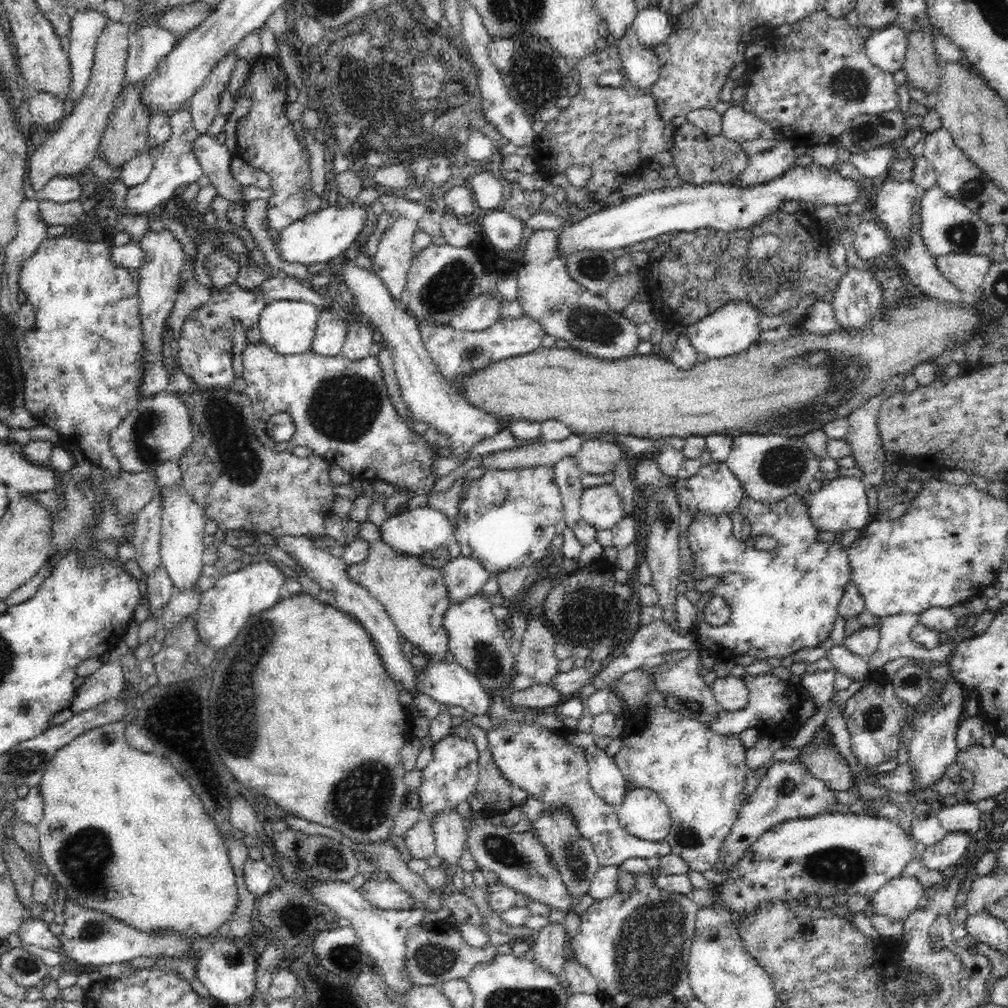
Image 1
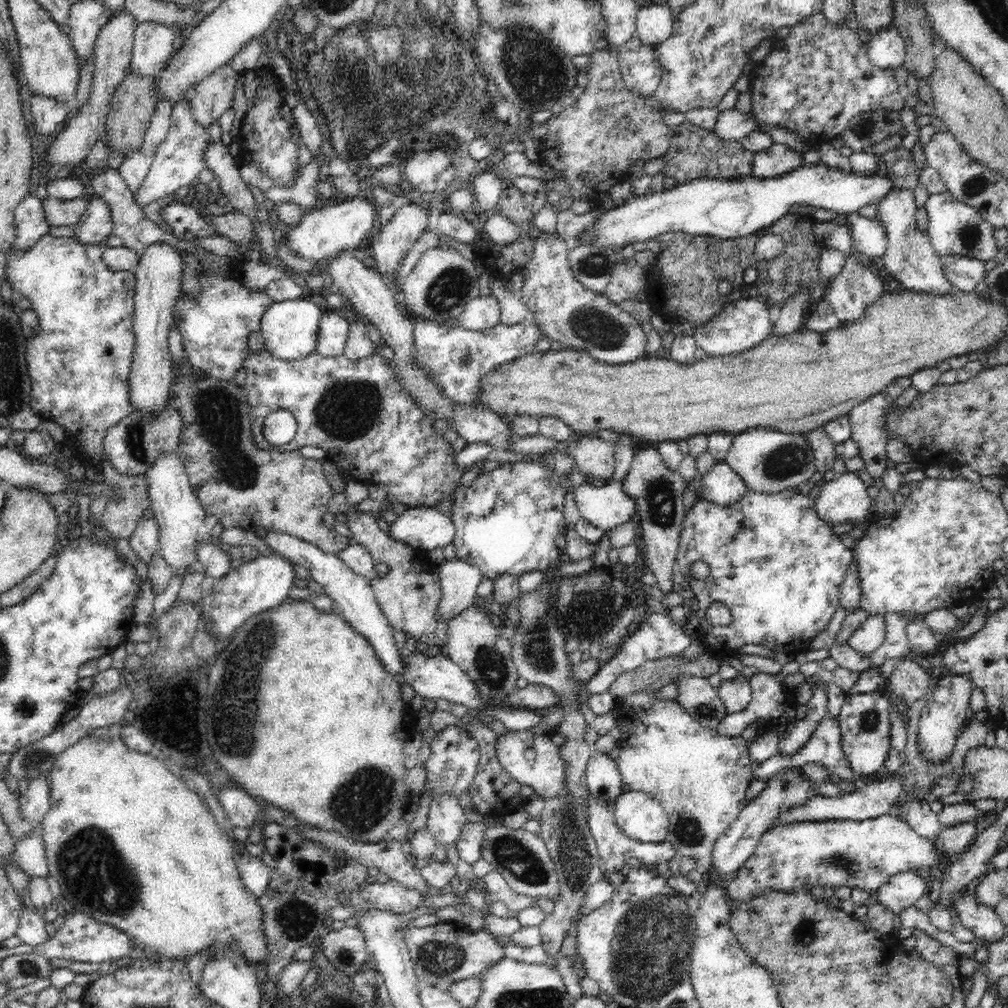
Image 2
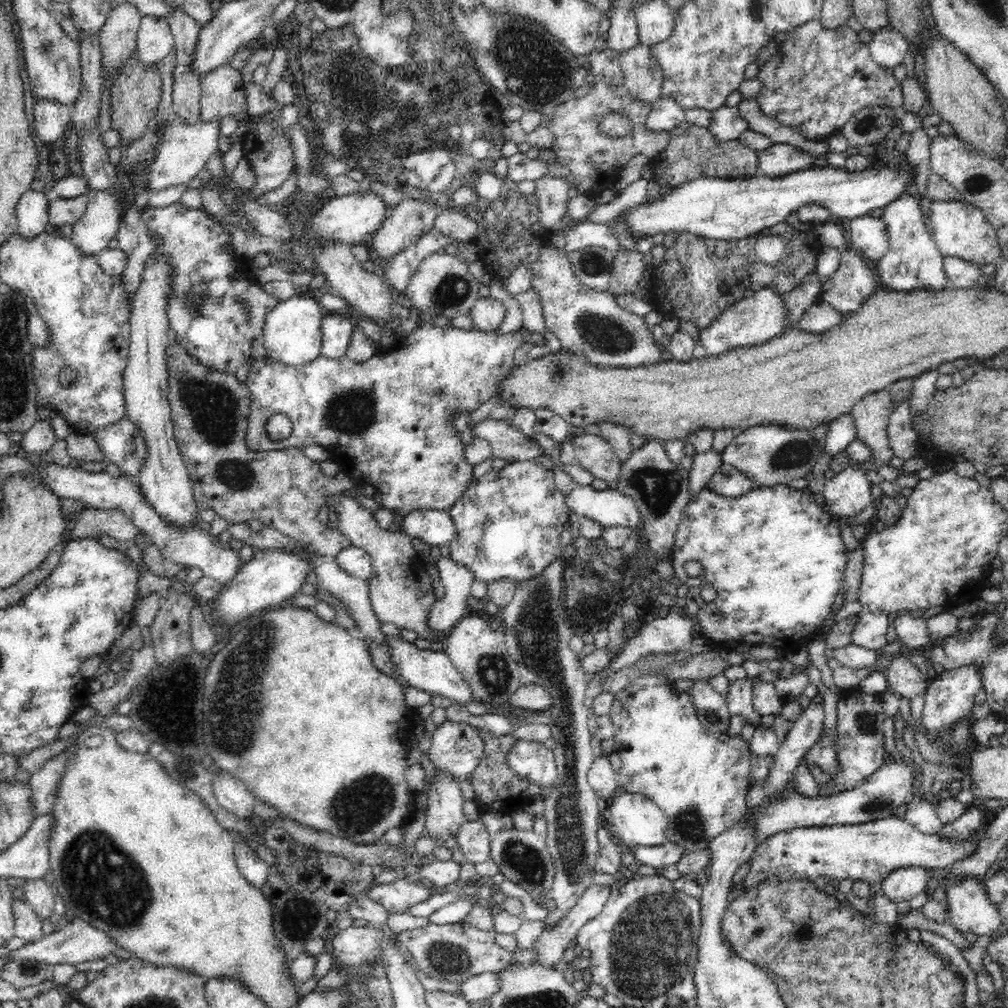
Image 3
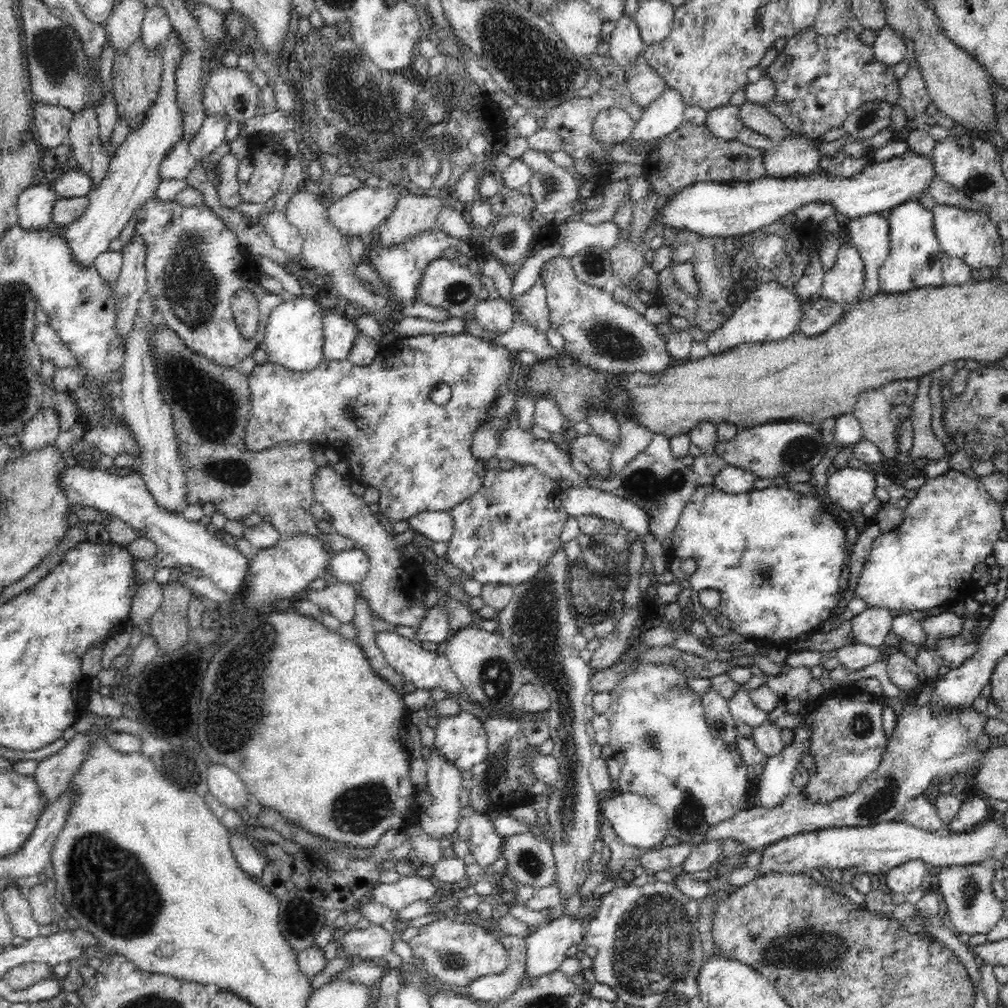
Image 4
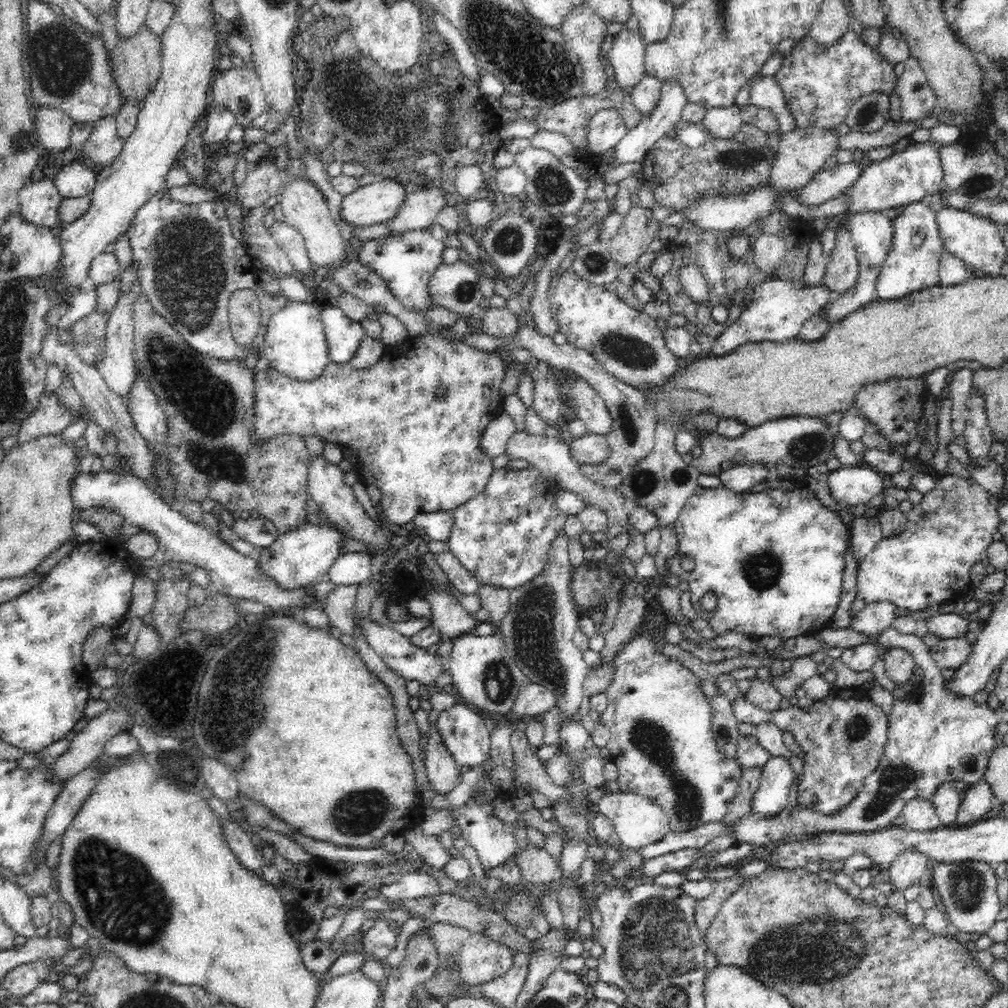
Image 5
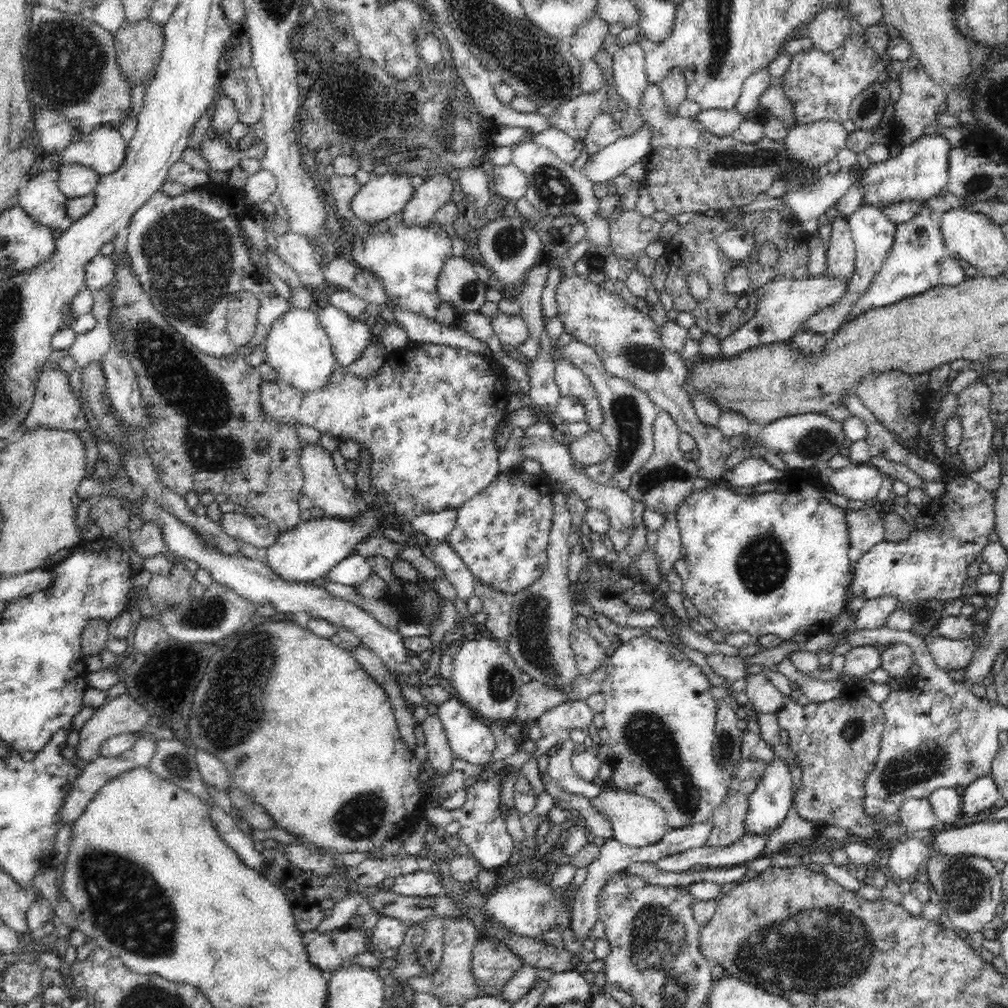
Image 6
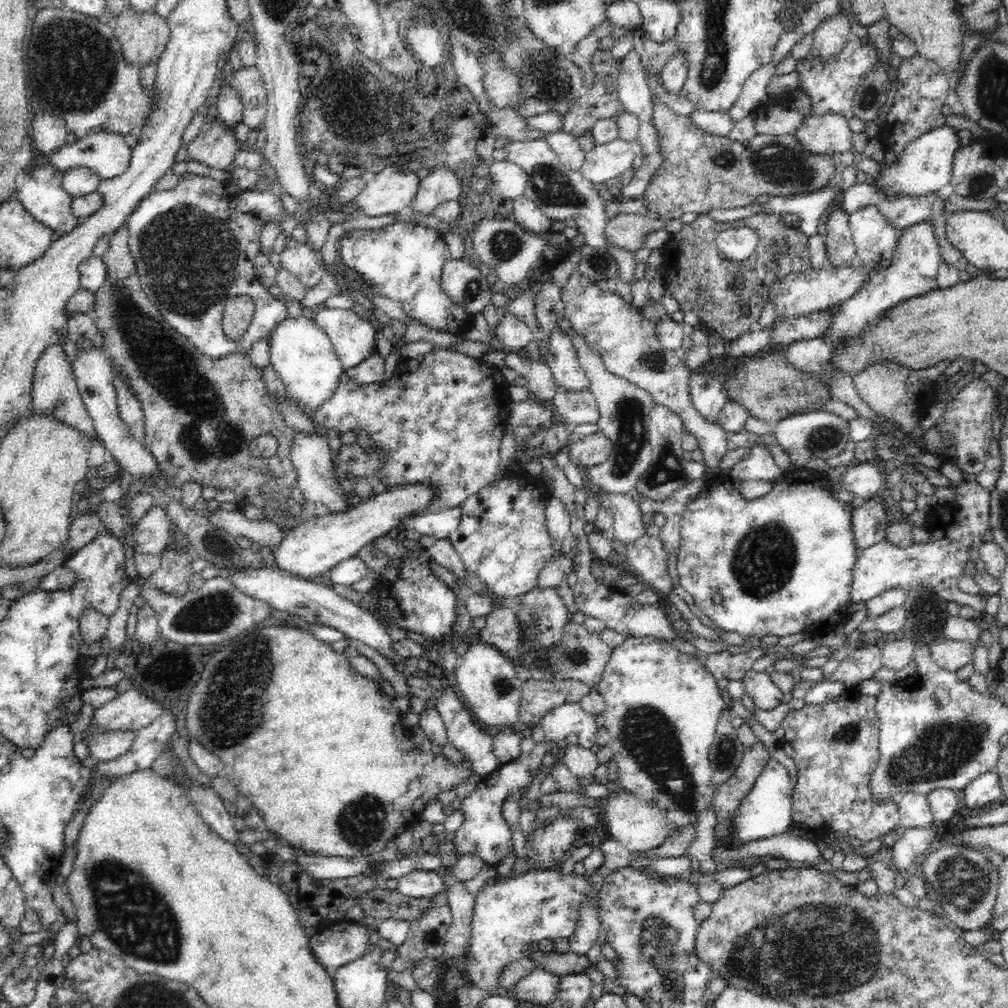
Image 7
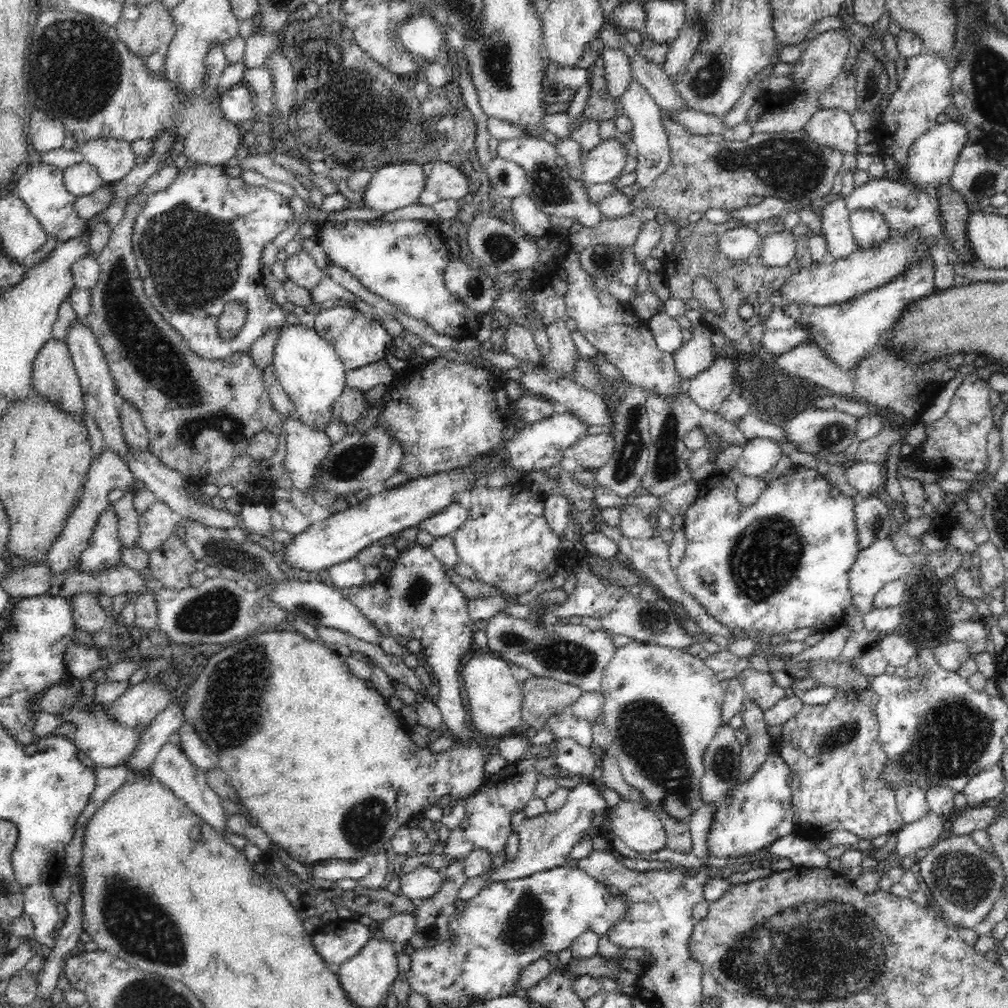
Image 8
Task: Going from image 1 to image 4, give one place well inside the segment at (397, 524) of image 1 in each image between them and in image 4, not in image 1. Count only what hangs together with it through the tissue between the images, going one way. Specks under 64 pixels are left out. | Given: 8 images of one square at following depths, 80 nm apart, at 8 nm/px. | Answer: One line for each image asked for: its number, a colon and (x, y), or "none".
2: (428, 528)
3: (436, 528)
4: (438, 526)

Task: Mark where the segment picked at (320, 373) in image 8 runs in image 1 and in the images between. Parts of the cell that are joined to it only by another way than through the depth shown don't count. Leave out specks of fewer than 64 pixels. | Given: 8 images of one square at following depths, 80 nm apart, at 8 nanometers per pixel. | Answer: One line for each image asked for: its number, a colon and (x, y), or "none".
1: (287, 326)
2: (290, 328)
3: (292, 333)
4: (294, 339)
5: (295, 345)
6: (297, 346)
7: (302, 355)

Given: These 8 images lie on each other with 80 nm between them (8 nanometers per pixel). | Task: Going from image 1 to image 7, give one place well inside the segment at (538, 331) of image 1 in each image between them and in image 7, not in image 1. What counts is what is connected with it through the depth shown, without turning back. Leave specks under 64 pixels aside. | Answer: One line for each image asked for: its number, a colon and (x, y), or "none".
2: (457, 360)
3: (390, 417)
4: (418, 454)
5: (423, 454)
6: (428, 416)
7: (442, 415)

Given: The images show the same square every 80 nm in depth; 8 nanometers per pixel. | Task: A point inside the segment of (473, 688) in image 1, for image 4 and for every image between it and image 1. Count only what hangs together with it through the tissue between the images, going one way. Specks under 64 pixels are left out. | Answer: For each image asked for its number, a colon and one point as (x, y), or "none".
2: (439, 678)
3: (432, 672)
4: (428, 670)

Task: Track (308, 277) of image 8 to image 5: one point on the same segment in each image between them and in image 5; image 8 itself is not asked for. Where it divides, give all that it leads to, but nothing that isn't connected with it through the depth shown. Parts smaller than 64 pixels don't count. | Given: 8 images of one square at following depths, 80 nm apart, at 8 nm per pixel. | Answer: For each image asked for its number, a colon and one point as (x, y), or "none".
5: (289, 240)
6: (296, 250)
7: (298, 258)

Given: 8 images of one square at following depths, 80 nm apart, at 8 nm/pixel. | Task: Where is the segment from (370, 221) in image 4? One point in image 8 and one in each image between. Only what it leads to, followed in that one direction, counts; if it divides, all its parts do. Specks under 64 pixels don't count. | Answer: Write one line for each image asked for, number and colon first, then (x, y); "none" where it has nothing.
5: (378, 202)
6: (378, 199)
7: (393, 189)
8: (394, 186)

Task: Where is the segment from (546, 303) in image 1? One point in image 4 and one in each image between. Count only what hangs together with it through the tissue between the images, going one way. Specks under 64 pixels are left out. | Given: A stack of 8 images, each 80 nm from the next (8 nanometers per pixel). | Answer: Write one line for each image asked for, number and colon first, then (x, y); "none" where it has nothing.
2: (566, 311)
3: (591, 323)
4: (615, 339)

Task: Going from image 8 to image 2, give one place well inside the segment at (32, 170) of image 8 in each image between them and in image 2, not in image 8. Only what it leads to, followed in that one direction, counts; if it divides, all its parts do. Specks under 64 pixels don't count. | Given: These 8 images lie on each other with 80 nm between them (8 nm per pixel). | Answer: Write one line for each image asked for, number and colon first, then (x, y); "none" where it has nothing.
2: (31, 223)
3: (33, 207)
4: (35, 205)
5: (39, 202)
6: (41, 198)
7: (40, 192)

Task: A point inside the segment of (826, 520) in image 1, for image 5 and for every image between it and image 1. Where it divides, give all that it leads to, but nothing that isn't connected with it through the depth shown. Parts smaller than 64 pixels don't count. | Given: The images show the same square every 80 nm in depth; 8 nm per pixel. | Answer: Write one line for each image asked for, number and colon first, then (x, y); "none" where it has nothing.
2: (843, 500)
3: (847, 493)
4: (850, 488)
5: (850, 485)

